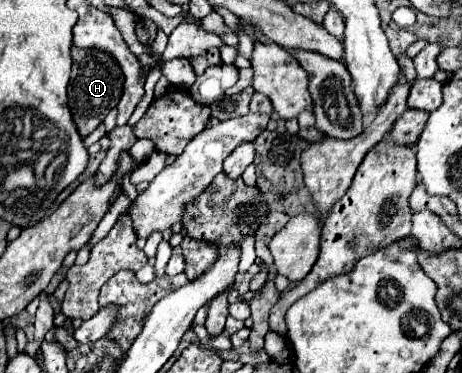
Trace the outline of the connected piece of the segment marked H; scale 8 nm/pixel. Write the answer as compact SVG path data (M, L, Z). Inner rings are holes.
M71 47L71 57L73 57L73 69L69 83L69 107L81 137L87 137L103 123L105 115L117 107L123 93L123 71L115 63L115 59L101 49Z

